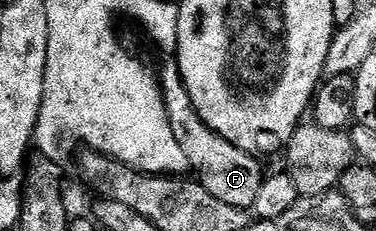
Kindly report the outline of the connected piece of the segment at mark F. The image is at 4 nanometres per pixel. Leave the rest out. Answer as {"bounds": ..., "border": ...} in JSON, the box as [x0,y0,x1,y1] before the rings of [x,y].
{"bounds":[157,59,264,210],"border":[[[170,59],[162,73],[160,69],[157,79],[168,111],[168,121],[172,123],[172,133],[176,135],[176,143],[180,143],[180,147],[184,147],[184,153],[188,155],[193,176],[215,199],[232,207],[253,210],[264,180],[263,162],[248,151],[240,151],[240,147],[228,143],[228,139],[216,135],[204,124],[196,107],[192,105],[188,87],[184,85],[184,79],[178,70],[177,60]]]}

